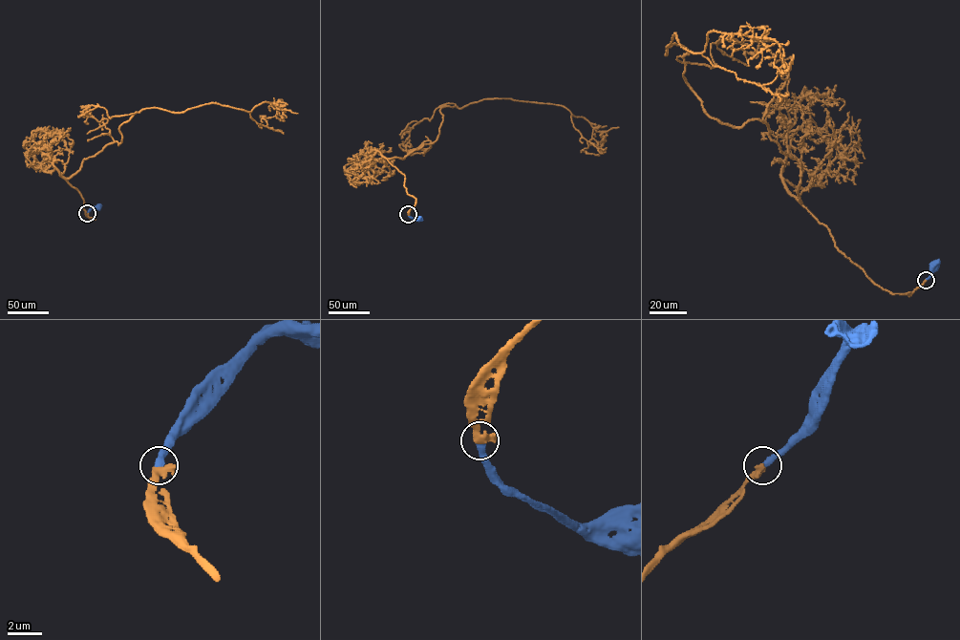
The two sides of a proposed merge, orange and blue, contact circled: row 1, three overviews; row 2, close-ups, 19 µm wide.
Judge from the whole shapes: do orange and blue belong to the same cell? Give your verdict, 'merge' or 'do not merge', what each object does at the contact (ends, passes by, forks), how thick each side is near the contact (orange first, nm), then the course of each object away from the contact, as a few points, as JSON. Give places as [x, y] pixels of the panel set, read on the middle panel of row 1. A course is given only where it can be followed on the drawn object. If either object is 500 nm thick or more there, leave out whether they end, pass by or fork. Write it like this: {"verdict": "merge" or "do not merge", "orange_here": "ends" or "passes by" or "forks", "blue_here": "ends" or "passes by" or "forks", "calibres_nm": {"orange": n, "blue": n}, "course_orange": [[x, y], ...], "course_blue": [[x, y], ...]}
{"verdict": "merge", "calibres_nm": {"orange": 550, "blue": 400}, "course_orange": [[408, 214], [416, 199], [387, 159], [434, 142], [445, 106], [496, 98], [562, 105], [589, 122], [603, 154]], "course_blue": [[408, 214], [419, 218]]}

